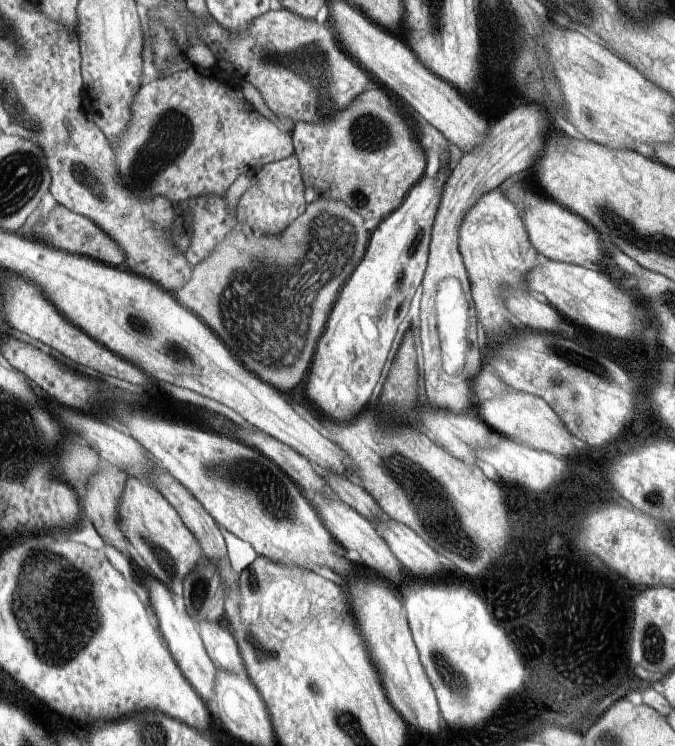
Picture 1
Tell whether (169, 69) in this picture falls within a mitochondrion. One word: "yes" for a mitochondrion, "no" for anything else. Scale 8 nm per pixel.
no

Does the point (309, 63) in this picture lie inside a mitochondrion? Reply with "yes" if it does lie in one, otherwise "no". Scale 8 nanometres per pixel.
yes

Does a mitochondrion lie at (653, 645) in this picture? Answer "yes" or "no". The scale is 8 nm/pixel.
yes

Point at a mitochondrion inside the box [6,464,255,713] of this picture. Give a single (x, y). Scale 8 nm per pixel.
(70, 621)

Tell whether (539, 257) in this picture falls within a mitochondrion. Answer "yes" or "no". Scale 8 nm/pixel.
no

